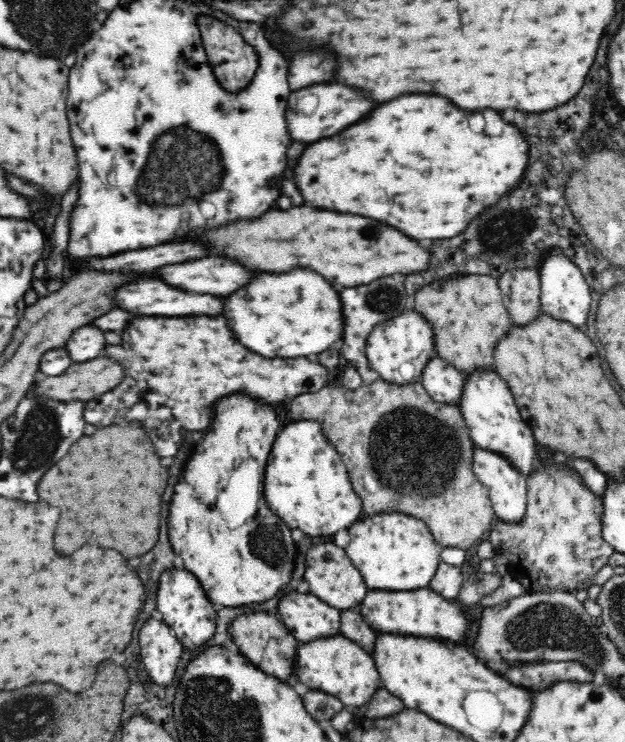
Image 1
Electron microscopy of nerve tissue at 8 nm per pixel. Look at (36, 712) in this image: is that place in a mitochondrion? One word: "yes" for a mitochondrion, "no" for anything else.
yes

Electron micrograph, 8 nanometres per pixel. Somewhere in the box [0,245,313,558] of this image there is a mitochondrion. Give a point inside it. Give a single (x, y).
(39, 438)

